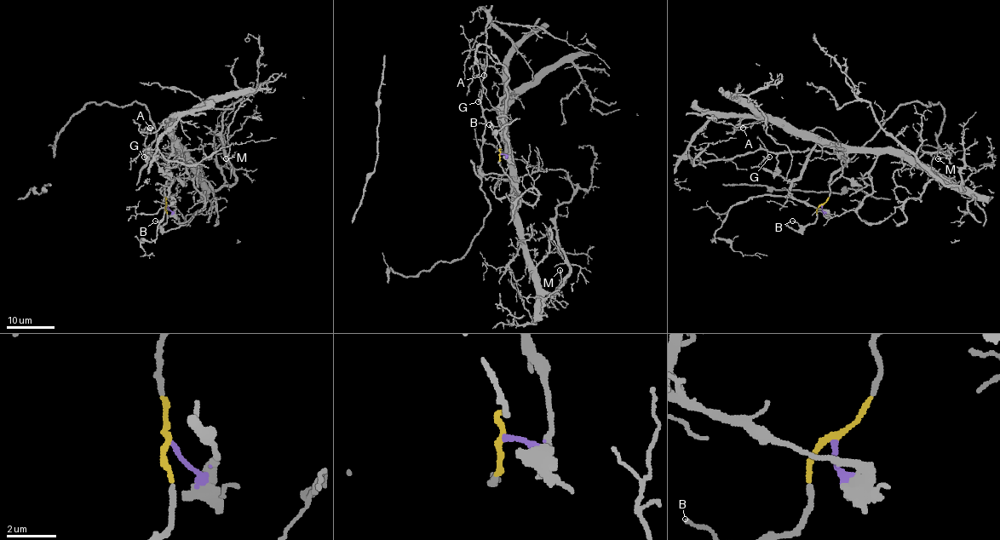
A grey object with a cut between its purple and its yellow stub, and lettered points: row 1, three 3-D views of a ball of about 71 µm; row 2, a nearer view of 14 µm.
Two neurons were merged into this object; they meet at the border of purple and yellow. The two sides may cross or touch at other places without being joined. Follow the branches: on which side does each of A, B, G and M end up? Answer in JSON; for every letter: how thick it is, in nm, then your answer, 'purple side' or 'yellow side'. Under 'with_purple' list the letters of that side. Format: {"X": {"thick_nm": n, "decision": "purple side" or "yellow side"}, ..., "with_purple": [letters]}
{"A": {"thick_nm": 110, "decision": "purple side"}, "B": {"thick_nm": 130, "decision": "yellow side"}, "G": {"thick_nm": 130, "decision": "yellow side"}, "M": {"thick_nm": 90, "decision": "purple side"}, "with_purple": ["A", "M"]}

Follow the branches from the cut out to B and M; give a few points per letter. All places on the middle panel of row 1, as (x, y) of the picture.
B: (499, 153), (496, 134), (489, 124)
M: (501, 153), (509, 153), (504, 122), (528, 269), (545, 291), (559, 294), (560, 269)

